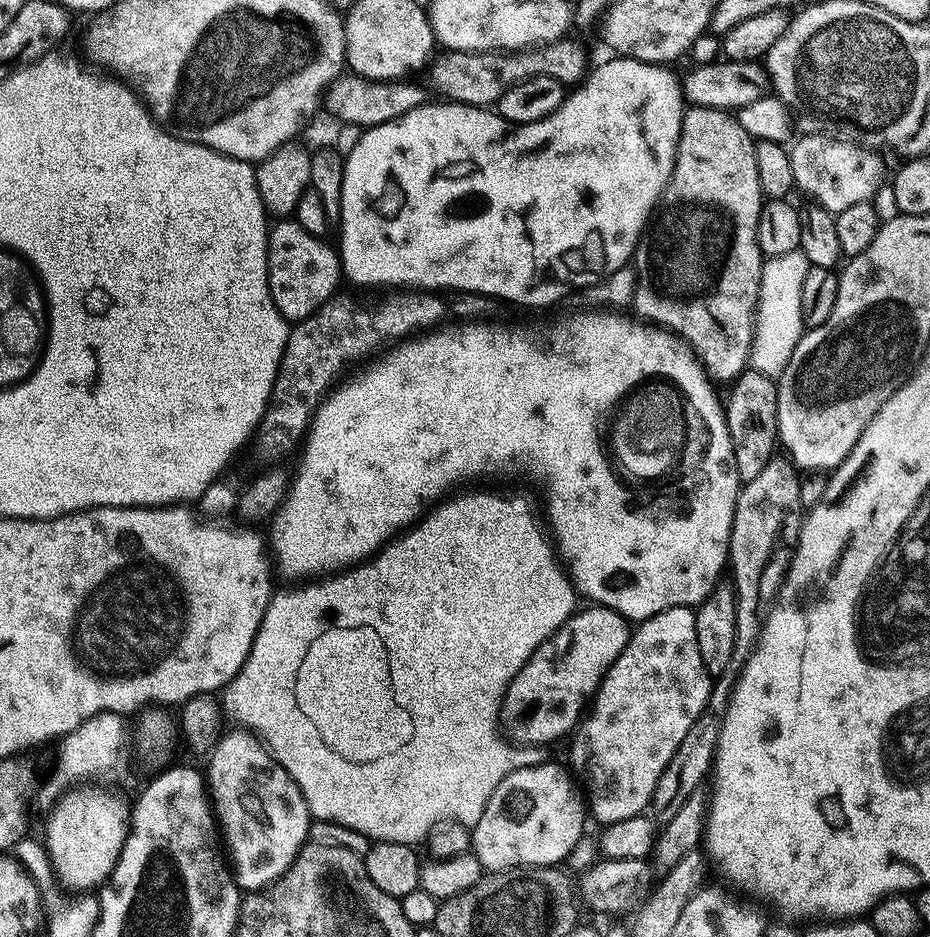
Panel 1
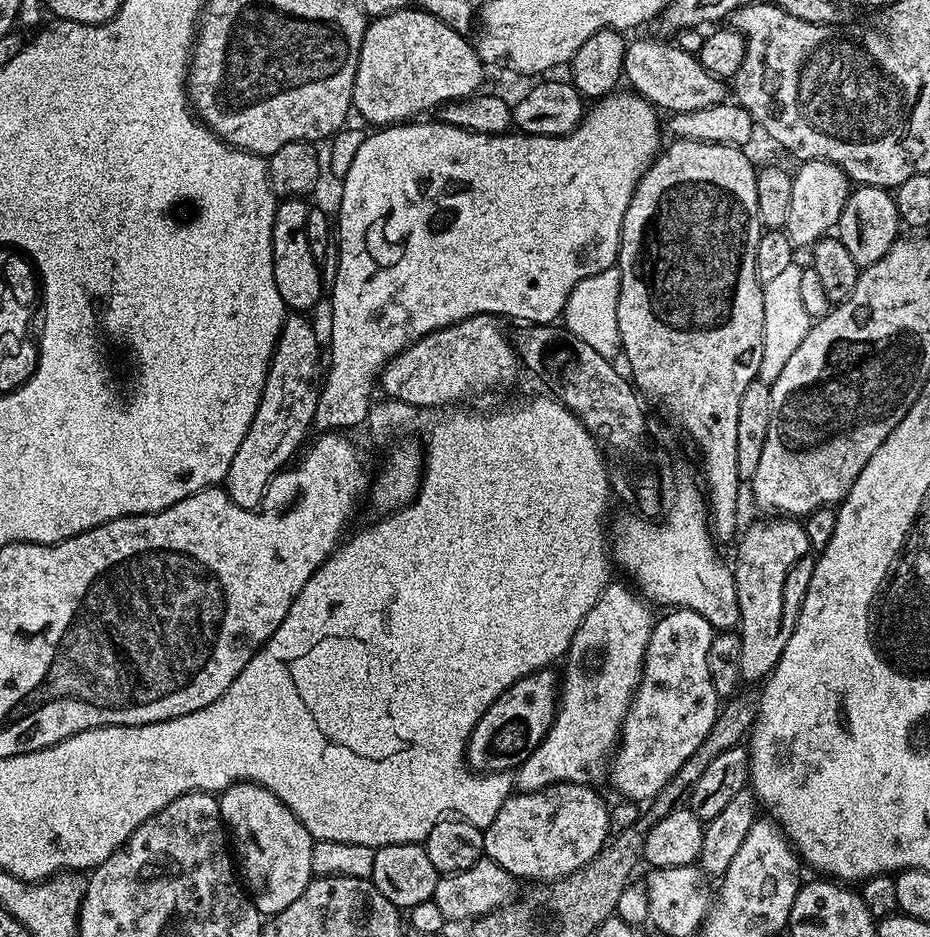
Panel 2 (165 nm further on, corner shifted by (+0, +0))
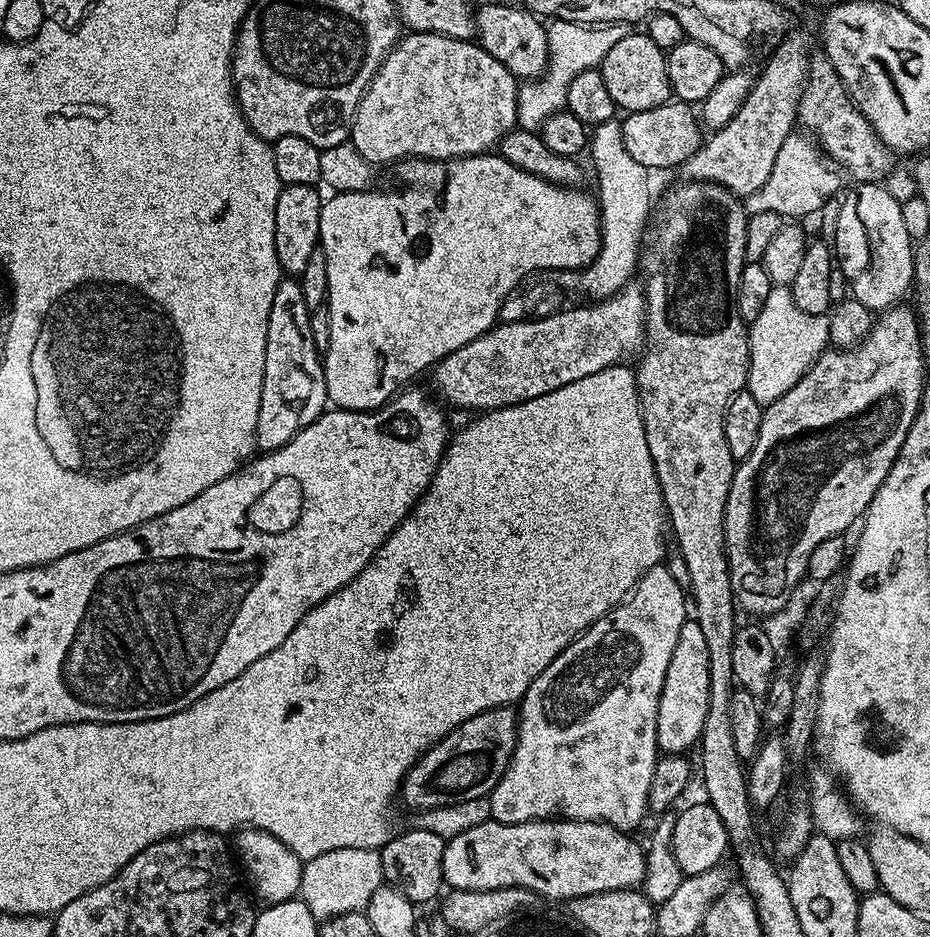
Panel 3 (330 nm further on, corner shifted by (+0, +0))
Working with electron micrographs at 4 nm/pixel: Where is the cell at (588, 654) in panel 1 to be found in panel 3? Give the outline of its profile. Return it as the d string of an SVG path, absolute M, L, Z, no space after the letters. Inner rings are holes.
M515 707L488 708L462 722L446 738L442 738L404 776L398 796L408 808L425 812L467 800L483 800L502 778L516 745L518 712Z

